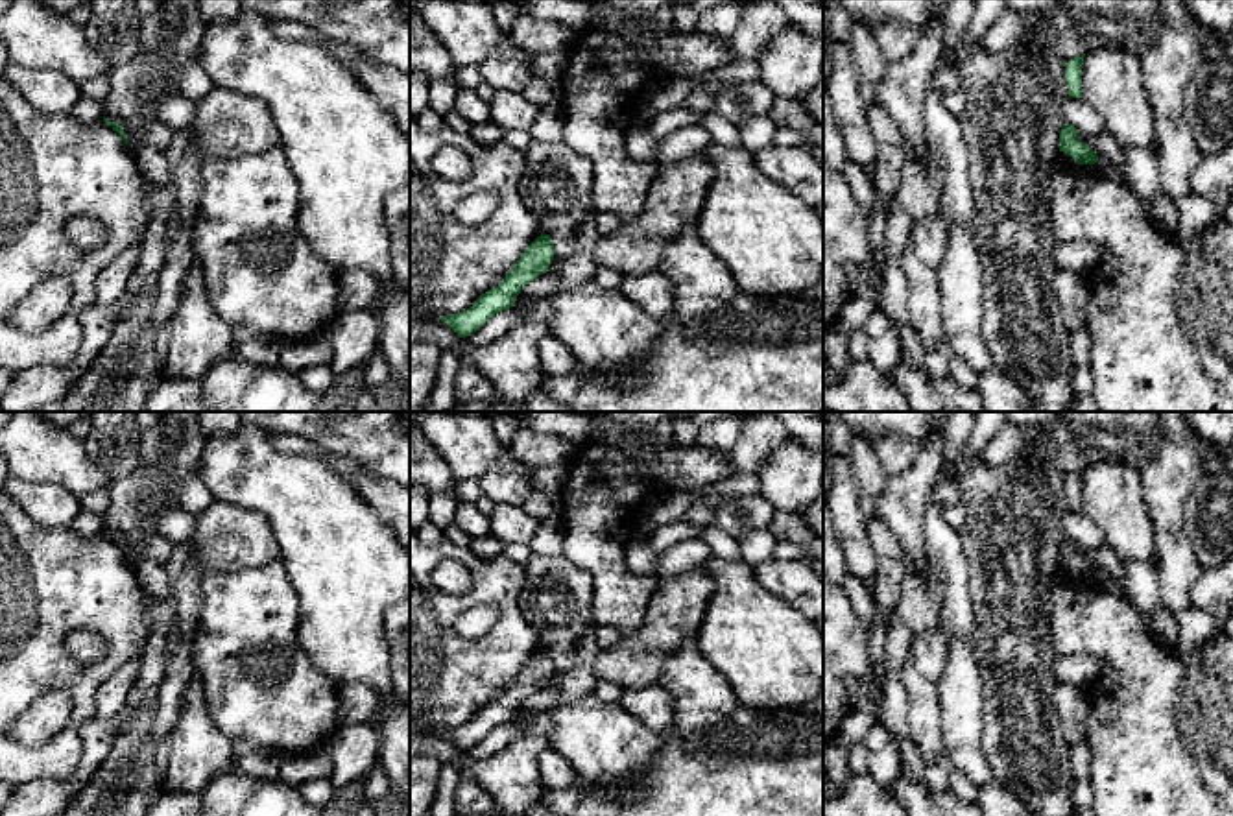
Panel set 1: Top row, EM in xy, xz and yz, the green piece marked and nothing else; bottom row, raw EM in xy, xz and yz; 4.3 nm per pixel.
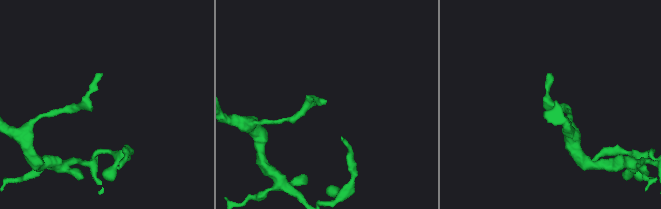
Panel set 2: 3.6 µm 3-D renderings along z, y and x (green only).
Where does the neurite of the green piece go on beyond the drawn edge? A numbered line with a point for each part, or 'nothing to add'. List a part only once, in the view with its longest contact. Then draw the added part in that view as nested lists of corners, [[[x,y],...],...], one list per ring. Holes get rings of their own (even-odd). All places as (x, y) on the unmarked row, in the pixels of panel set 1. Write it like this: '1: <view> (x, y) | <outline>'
nothing to add

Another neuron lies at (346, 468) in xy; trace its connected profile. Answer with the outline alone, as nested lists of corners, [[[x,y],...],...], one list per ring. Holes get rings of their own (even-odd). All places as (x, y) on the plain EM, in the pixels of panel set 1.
[[[330,456],[329,462],[330,462],[332,469],[334,469],[340,476],[343,476],[345,480],[354,478],[360,471],[364,471],[364,469],[360,467],[360,463],[354,462],[354,460],[351,460],[351,458]]]

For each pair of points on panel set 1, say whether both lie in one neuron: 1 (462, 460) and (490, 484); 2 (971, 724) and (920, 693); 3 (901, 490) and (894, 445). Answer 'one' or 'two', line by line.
1: two
2: two
3: two

